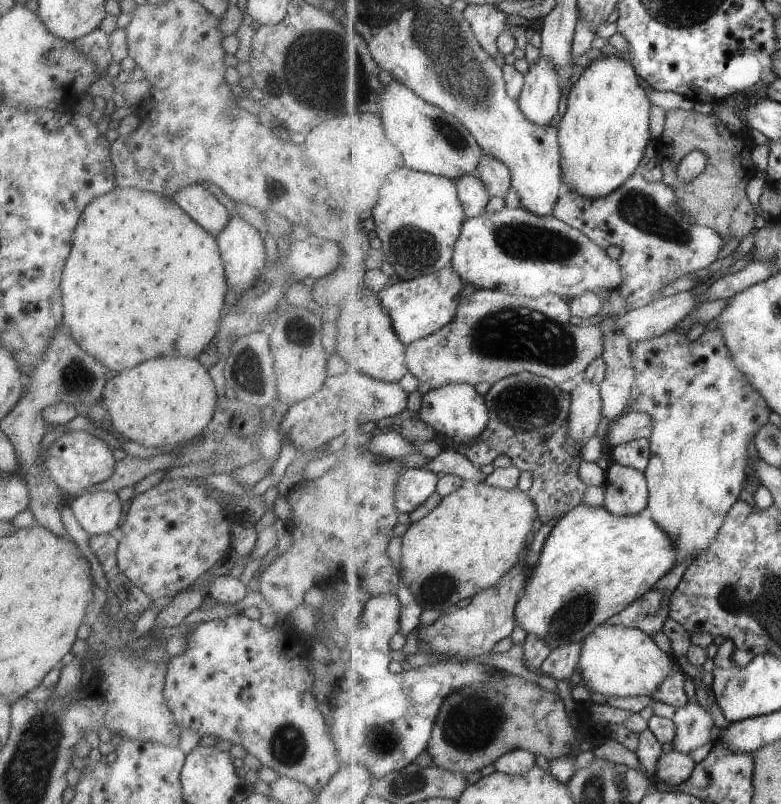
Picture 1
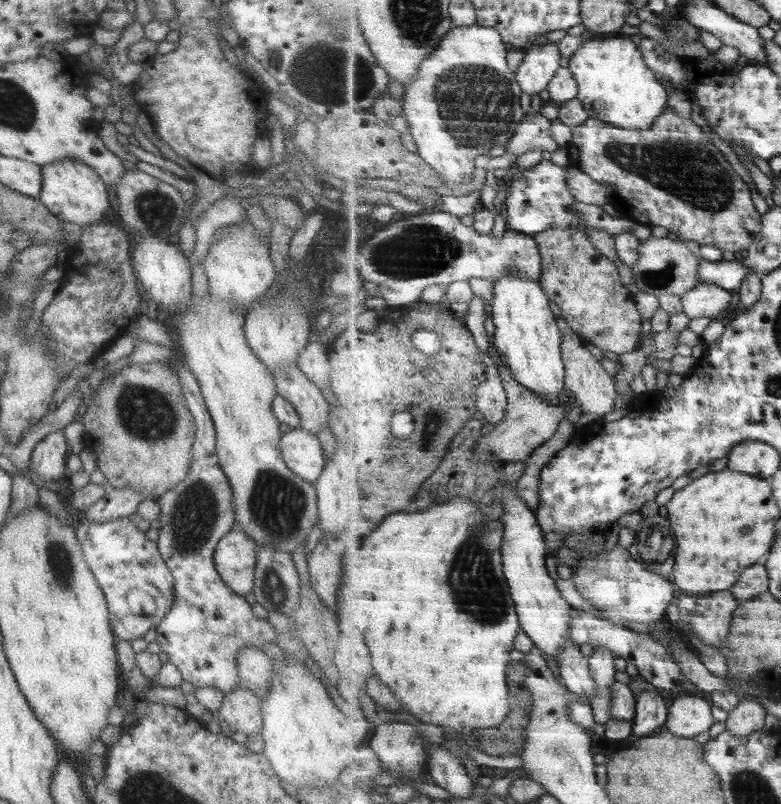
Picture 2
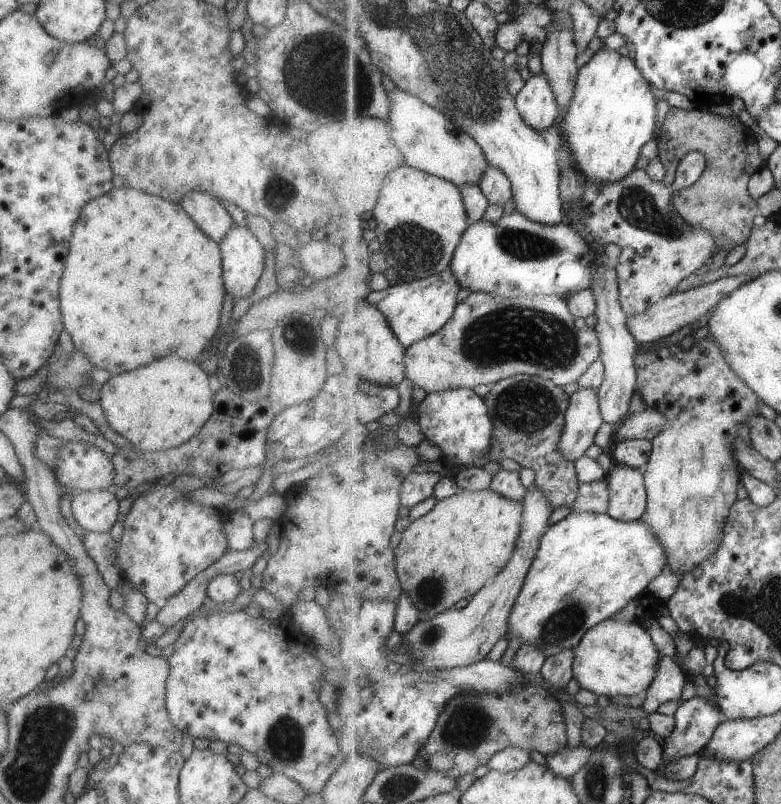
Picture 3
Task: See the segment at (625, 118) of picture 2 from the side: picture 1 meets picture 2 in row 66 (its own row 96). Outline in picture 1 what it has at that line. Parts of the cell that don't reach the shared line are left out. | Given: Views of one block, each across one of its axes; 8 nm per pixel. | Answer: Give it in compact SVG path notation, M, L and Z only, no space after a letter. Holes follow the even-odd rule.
M618 54L603 55L589 66L580 68L570 92L568 110L558 126L561 146L562 181L571 191L583 194L590 200L609 196L635 174L639 162L645 156L645 148L651 140L651 101L647 90L639 84L639 76L630 61Z

